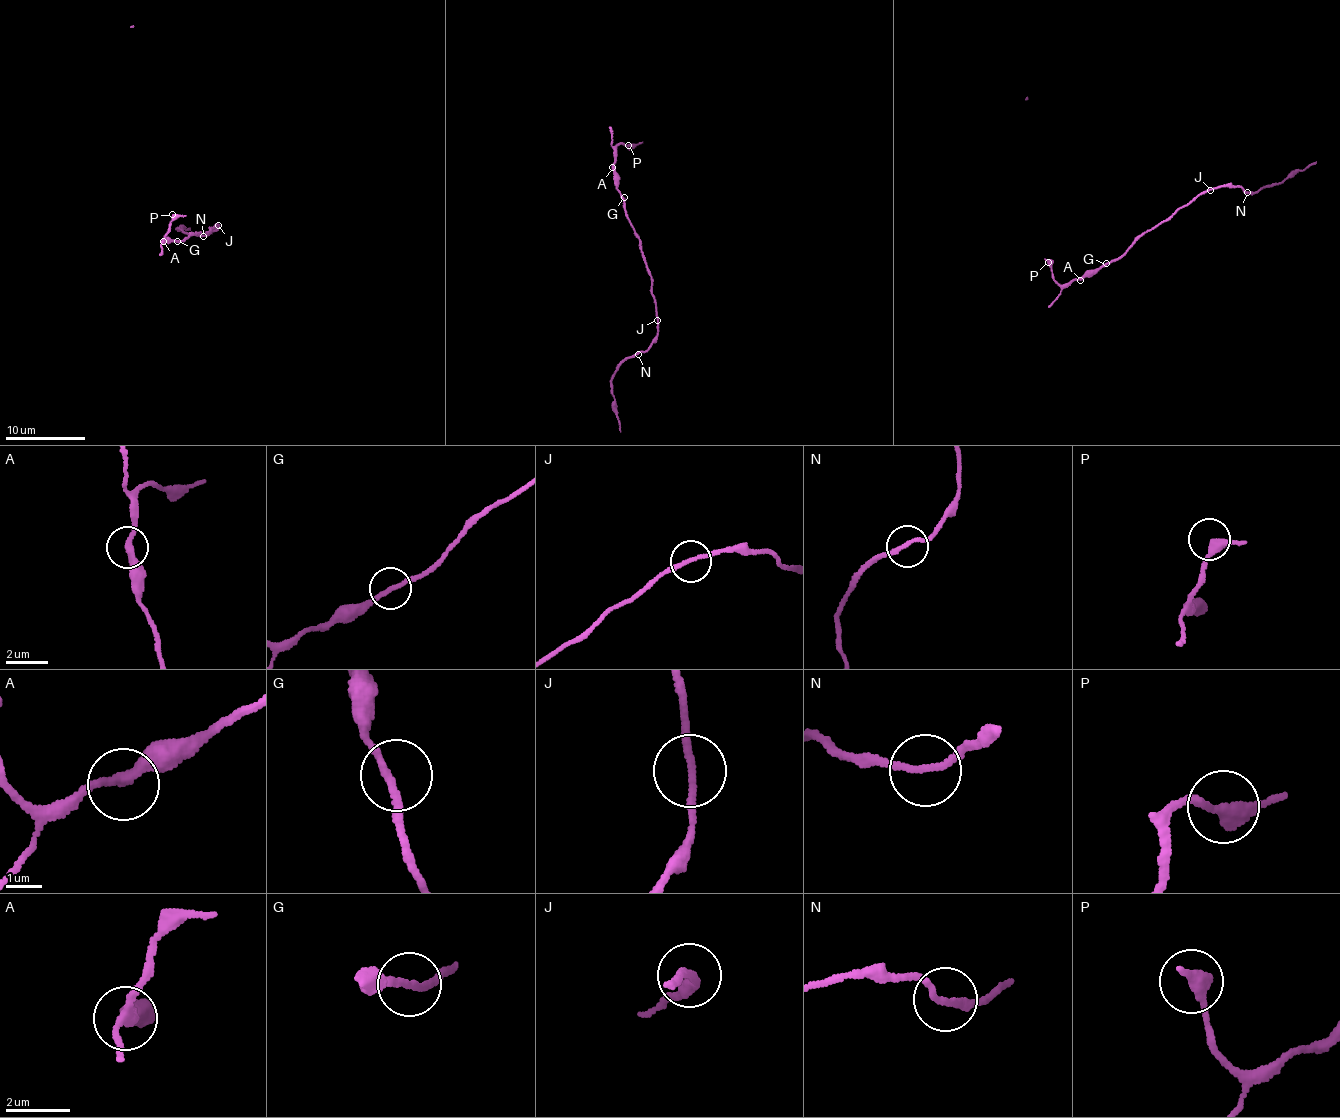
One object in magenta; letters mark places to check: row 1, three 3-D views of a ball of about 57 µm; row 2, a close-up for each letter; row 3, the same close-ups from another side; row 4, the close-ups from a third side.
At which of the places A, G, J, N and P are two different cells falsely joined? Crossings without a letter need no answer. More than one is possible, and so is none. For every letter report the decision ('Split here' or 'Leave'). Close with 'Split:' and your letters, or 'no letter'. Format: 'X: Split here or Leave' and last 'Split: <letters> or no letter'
A: Leave
G: Leave
J: Leave
N: Leave
P: Leave
Split: no letter

